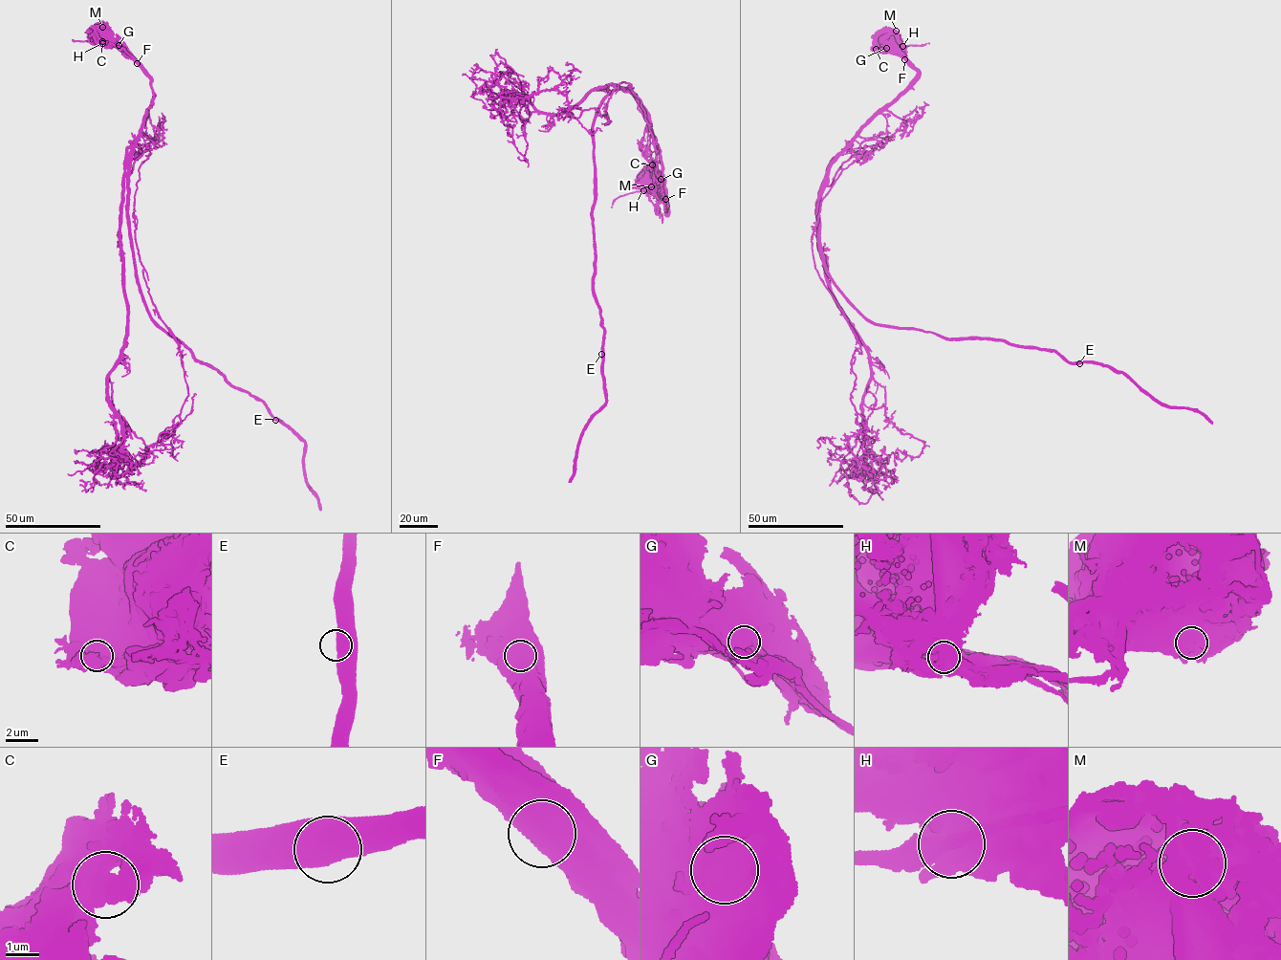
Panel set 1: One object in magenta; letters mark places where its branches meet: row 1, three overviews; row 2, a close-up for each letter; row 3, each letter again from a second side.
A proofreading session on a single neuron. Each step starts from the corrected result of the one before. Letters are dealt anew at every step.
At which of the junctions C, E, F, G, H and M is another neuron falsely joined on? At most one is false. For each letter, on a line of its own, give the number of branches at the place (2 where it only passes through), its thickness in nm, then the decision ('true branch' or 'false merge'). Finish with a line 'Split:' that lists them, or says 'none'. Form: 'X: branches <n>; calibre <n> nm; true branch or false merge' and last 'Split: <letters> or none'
C: branches 1; calibre 1000 nm; true branch
E: branches 1; calibre 800 nm; true branch
F: branches 1; calibre 900 nm; true branch
G: branches 1; calibre 800 nm; true branch
H: branches 1; calibre 1000 nm; false merge
M: branches 1; calibre 900 nm; true branch
Split: H

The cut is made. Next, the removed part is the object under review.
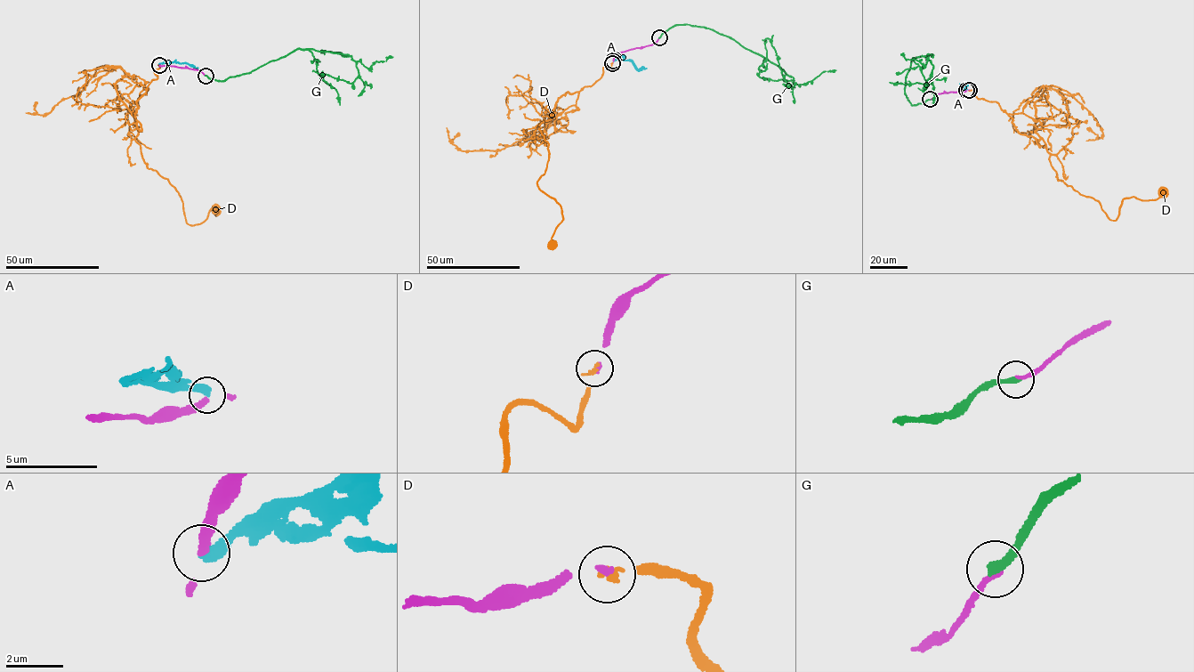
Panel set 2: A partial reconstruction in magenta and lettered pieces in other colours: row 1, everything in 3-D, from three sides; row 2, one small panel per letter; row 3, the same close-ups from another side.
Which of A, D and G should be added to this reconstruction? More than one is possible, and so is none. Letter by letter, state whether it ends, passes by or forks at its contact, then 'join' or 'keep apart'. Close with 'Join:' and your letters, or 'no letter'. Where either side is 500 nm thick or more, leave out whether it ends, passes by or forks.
A: it ends; keep apart
D: it ends; join
G: it ends; keep apart
Join: D

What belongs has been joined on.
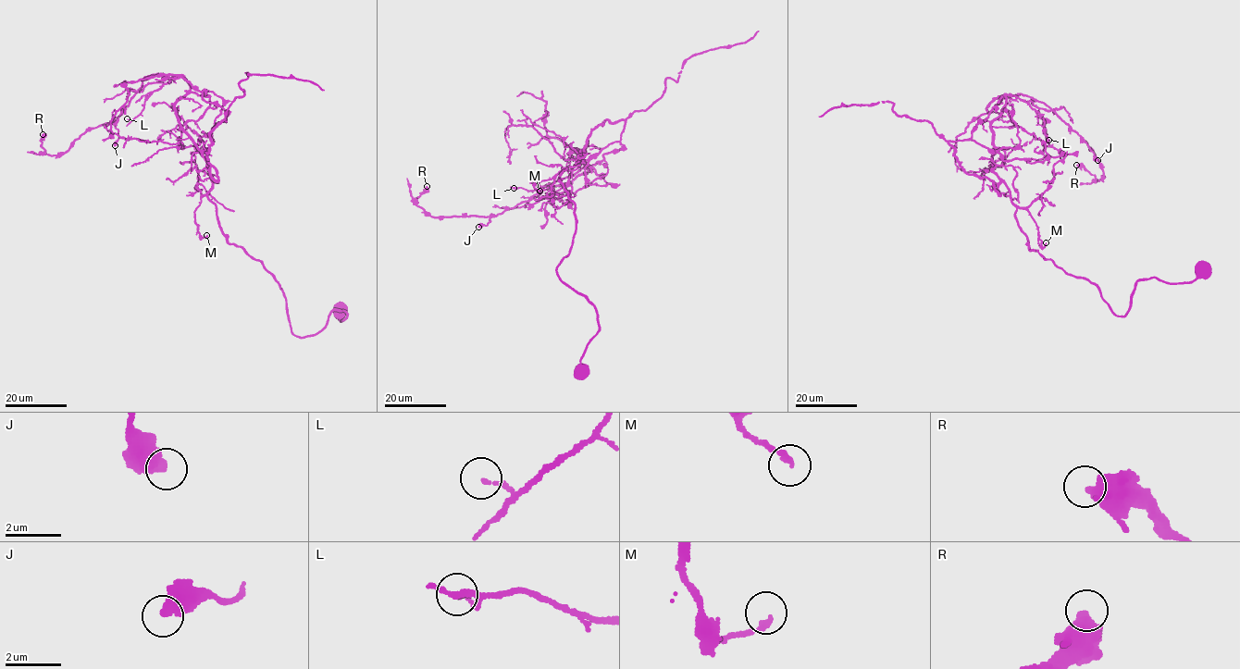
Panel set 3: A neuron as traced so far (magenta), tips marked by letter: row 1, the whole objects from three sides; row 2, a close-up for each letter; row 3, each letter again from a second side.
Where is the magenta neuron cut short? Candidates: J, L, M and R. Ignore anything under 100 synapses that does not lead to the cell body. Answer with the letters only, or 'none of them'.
none of them

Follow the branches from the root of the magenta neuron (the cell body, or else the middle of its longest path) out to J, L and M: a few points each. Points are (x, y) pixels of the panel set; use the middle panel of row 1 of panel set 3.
J: (580, 371), (597, 314), (556, 269), (576, 222), (559, 179), (581, 152), (573, 150), (592, 170), (478, 227)
L: (580, 371), (599, 320), (556, 270), (576, 222), (559, 179), (575, 167), (573, 149), (592, 170), (514, 188)
M: (580, 371), (599, 320), (556, 270), (576, 224), (559, 181), (565, 168), (536, 181), (539, 191)

